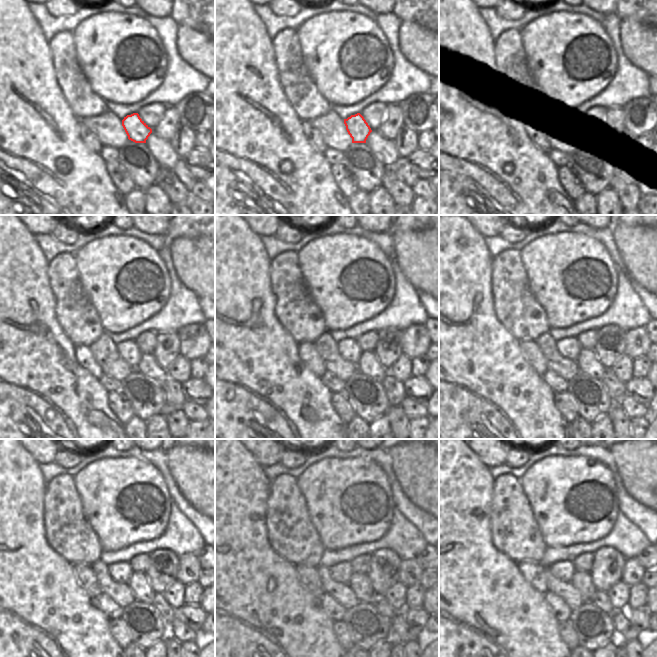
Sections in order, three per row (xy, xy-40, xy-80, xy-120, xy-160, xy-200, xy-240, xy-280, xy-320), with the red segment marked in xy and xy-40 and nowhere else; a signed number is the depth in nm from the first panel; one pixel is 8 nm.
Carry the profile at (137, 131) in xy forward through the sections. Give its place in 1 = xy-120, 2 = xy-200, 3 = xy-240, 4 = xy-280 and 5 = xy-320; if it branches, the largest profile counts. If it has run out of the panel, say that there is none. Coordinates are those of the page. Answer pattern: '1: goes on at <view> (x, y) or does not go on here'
1: goes on at xy-120 (128, 350)
2: goes on at xy-200 (569, 347)
3: goes on at xy-240 (121, 571)
4: goes on at xy-280 (341, 572)
5: goes on at xy-320 (563, 570)

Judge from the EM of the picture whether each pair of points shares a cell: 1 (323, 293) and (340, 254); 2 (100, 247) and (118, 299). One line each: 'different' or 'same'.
1: same
2: same

